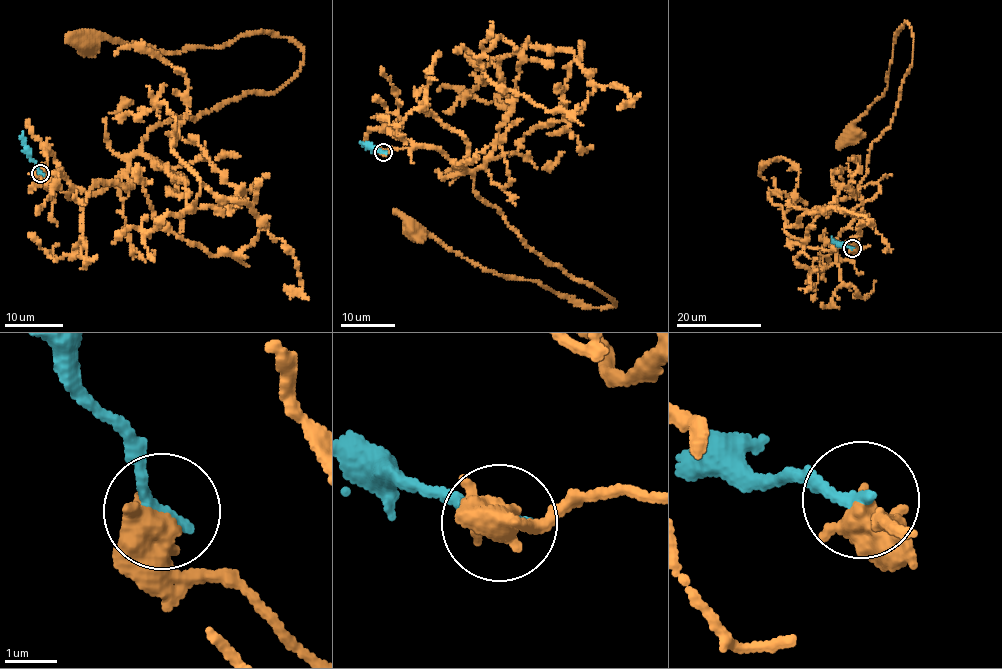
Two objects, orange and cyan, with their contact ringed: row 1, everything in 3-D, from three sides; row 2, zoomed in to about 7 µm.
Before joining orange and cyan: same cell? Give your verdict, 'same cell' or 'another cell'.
another cell

